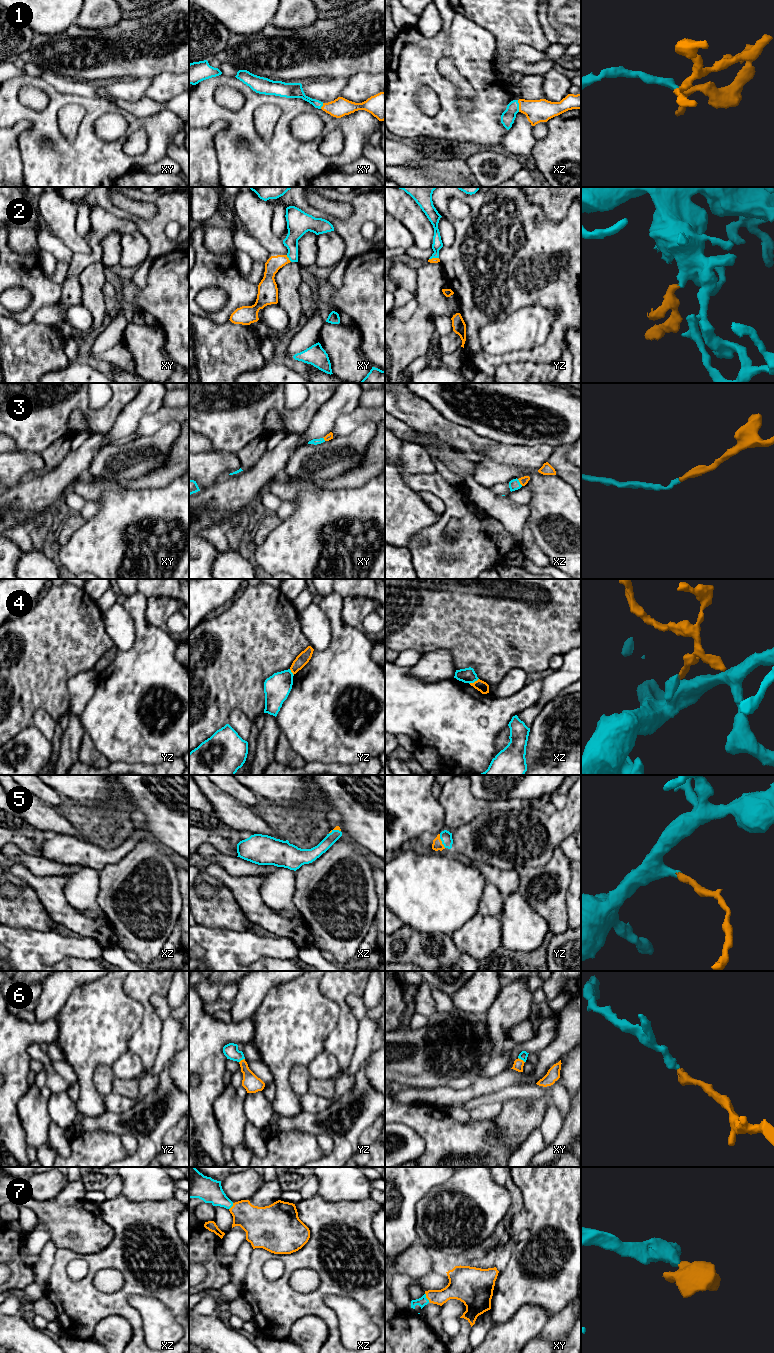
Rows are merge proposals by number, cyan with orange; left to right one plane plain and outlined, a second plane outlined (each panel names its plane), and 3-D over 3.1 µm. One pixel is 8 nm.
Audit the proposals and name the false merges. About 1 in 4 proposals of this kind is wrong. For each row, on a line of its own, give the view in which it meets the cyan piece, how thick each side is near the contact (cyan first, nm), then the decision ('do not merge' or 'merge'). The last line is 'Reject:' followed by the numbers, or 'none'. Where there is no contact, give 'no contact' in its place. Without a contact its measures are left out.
1: contact in xz; calibres 110 and 190 nm; merge
2: contact in xy; calibres 150 and 120 nm; merge
3: contact in xz; calibres 90 and 70 nm; merge
4: contact in xz; calibres 120 and 90 nm; do not merge
5: contact in yz; calibres 100 and 80 nm; merge
6: contact in xy; calibres 70 and 80 nm; merge
7: contact in xy; calibres 70 and 150 nm; merge
Reject: 4

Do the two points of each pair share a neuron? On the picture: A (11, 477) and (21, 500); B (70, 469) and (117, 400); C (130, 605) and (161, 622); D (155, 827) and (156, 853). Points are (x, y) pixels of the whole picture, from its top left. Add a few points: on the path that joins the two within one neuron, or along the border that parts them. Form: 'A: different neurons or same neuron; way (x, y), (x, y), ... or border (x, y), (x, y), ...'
A: different neurons; border (33, 475), (27, 476), (10, 488)
B: different neurons; border (91, 431), (107, 432)
C: different neurons; border (146, 598), (146, 621), (163, 630)
D: different neurons; border (146, 834), (151, 834), (173, 852)

